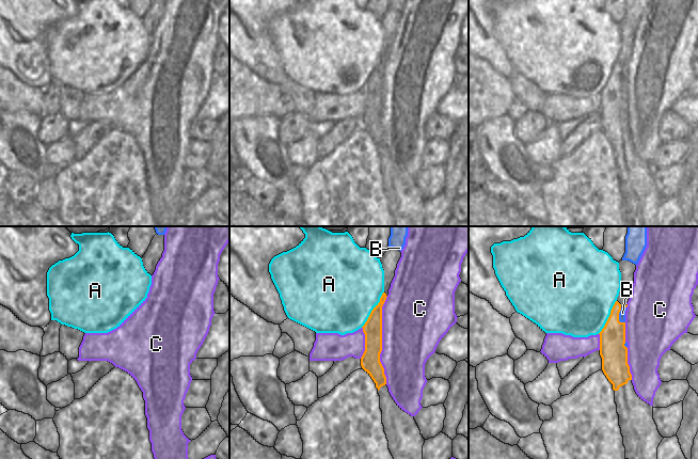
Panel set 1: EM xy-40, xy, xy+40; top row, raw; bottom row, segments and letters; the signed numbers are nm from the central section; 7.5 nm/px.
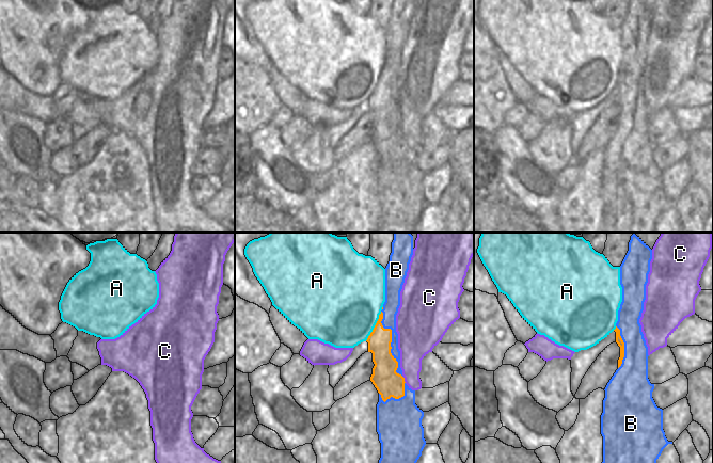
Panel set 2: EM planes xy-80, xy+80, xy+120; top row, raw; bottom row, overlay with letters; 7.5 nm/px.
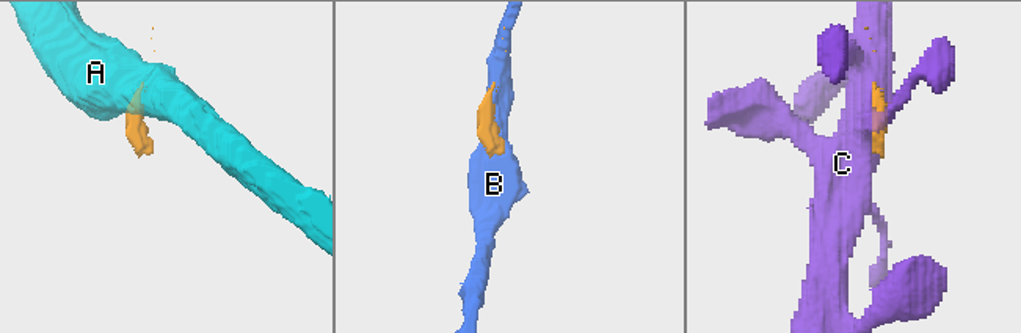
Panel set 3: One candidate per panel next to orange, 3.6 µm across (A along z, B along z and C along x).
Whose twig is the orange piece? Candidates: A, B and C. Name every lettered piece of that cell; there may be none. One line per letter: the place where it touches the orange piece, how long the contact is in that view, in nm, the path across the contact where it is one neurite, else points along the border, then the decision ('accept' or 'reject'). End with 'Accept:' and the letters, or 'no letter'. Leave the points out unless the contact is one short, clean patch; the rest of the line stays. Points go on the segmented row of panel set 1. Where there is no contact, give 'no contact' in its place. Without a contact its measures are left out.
A: contact xy (373, 310); length 320 nm; border xy (383, 291), (380, 301), (361, 327); reject
B: contact xy+40 (618, 317); length 120 nm; reject
C: contact xy (381, 339); length 650 nm; reject
Accept: no letter

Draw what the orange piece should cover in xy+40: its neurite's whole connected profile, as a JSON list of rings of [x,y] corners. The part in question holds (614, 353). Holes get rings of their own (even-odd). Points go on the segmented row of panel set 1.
[[[629,260],[619,262],[621,272],[621,289],[615,302],[610,315],[600,334],[600,355],[602,358],[602,370],[615,391],[615,402],[619,415],[619,426],[625,447],[625,459],[657,459],[657,447],[664,439],[653,420],[653,406],[644,401],[635,392],[632,383],[632,375],[628,364],[628,348],[625,344],[625,322],[619,321],[619,313],[628,306],[634,283],[636,265]]]

